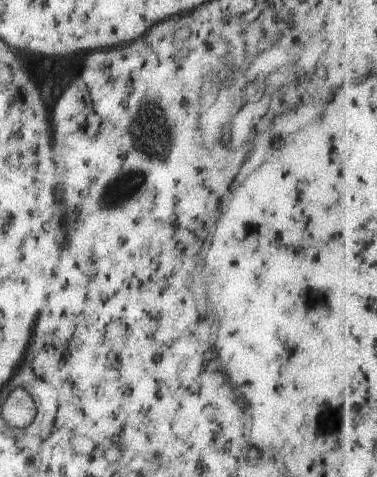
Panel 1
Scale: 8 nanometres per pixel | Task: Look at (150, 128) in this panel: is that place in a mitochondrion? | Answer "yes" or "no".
yes

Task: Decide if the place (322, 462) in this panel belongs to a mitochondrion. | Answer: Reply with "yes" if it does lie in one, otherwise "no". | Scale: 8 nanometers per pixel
no

